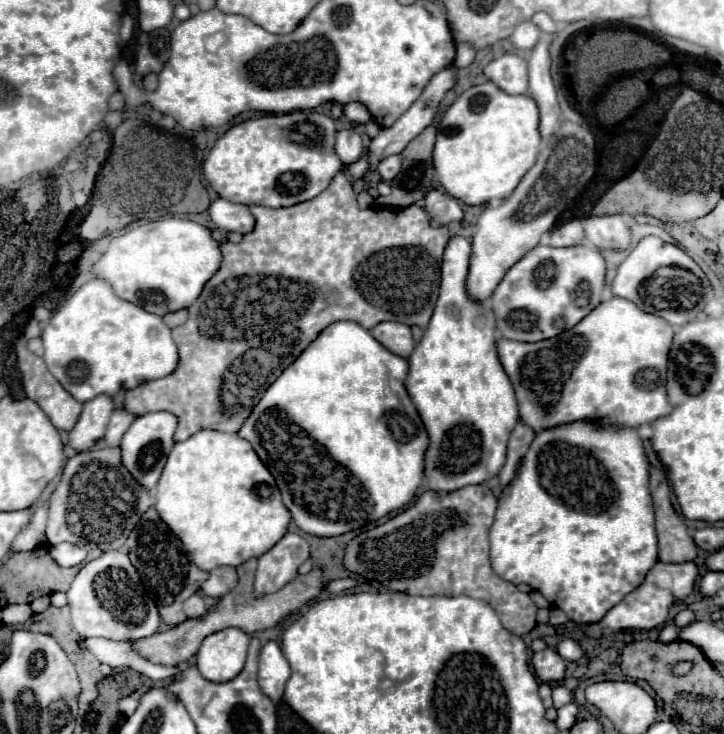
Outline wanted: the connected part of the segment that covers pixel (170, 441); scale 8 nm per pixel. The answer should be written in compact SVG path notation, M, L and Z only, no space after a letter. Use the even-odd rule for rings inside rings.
M158 411L158 413L140 415L130 425L130 429L124 433L122 445L120 445L120 449L122 449L122 463L136 477L136 481L140 485L144 485L148 489L154 489L156 487L156 483L160 479L160 473L164 469L166 457L168 457L168 453L174 447L174 431L176 431L176 425L178 425L178 419L174 417L174 413Z

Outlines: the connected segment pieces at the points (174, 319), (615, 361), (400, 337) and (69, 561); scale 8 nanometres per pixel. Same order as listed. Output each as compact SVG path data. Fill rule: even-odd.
M180 309L180 311L174 311L174 313L166 313L162 319L164 319L164 323L168 327L178 327L178 325L182 325L188 319L188 309Z
M612 297L590 311L578 325L574 325L574 329L568 329L558 337L538 343L498 339L498 355L512 379L520 419L534 431L578 419L608 419L610 423L624 427L638 427L652 423L658 417L666 417L672 411L666 397L666 367L672 337L674 327L668 321L662 321L662 317L654 317L652 313L638 309L632 301Z
M384 321L370 329L376 341L380 341L388 351L400 357L410 357L414 349L414 339L408 325L396 323L396 321Z
M58 543L50 549L50 555L54 557L54 561L62 567L74 567L74 565L80 565L86 555L88 555L88 549L82 549L78 545L70 545L70 543Z

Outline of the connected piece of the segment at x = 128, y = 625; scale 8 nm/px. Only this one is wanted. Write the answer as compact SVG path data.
M106 551L102 557L86 563L70 589L66 591L74 631L86 637L104 637L112 641L134 641L158 631L160 615L154 601L146 595L140 575L122 551Z

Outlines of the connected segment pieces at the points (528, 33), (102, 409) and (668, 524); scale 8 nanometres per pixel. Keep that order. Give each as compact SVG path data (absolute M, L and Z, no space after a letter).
M524 21L524 23L520 23L516 27L516 31L512 33L510 41L518 51L528 51L538 43L540 37L542 37L542 31L532 21Z
M98 395L86 401L76 427L70 431L70 447L76 451L90 451L104 437L114 409L114 399L110 395Z
M650 467L650 493L656 509L658 559L664 563L694 561L696 545L684 521L676 515L670 503L670 485L664 471Z

